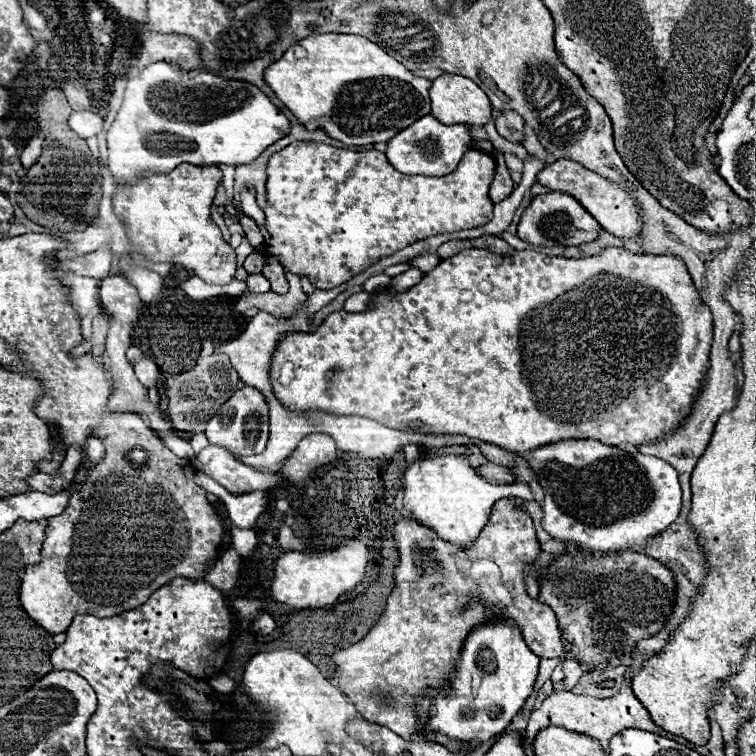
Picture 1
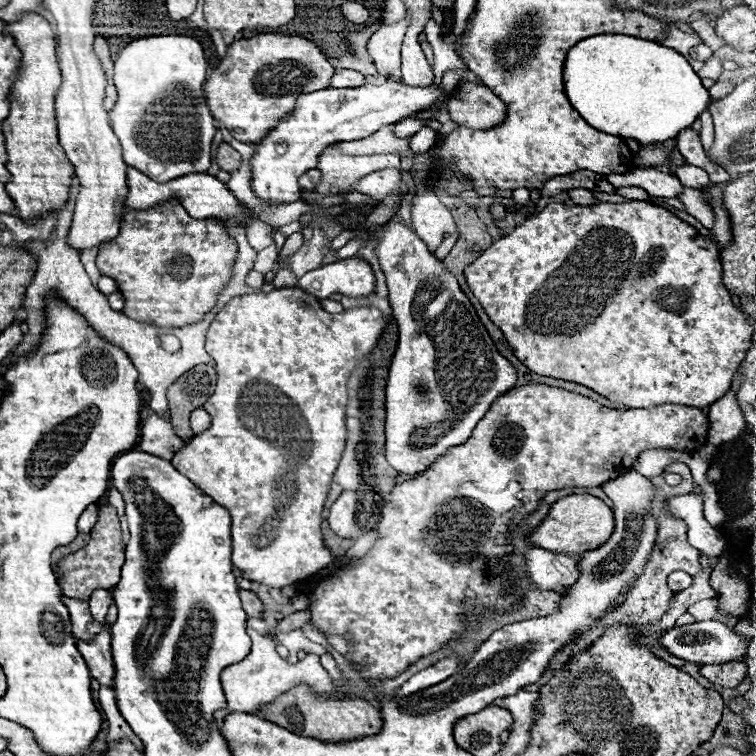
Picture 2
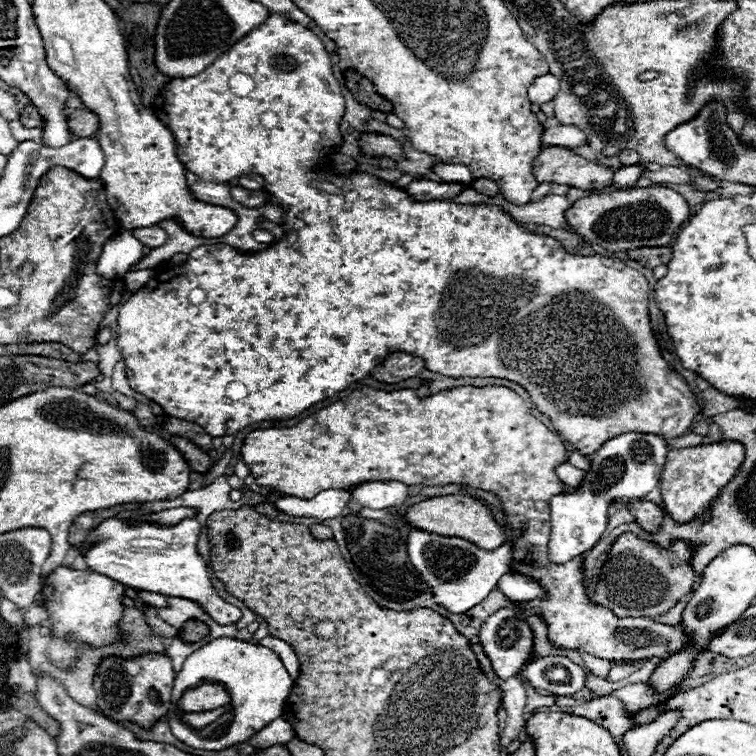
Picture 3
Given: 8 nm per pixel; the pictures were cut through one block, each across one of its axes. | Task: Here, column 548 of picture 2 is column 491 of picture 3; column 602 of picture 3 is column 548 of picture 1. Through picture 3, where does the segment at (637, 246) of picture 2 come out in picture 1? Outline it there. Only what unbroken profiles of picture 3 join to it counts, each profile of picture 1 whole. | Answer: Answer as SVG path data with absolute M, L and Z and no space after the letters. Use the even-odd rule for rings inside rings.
M470 248L470 250L464 250L456 256L452 256L450 260L442 260L432 272L424 274L424 278L412 286L408 292L404 294L396 294L394 298L390 298L390 294L386 290L380 290L378 294L374 292L372 294L372 300L370 300L370 306L366 312L362 314L350 314L350 312L334 312L330 314L324 324L316 330L316 332L292 332L288 336L282 338L282 342L278 344L276 352L274 352L274 358L272 358L272 388L276 392L276 396L286 404L290 406L290 410L312 410L312 408L320 408L320 410L326 410L330 414L354 414L354 416L366 416L366 418L374 418L386 426L394 426L394 428L412 428L412 430L418 430L418 432L424 432L424 434L462 434L462 436L468 436L468 438L478 438L478 440L484 440L484 442L490 442L490 444L496 444L504 450L510 450L510 452L528 452L528 450L534 450L538 446L544 446L544 444L550 444L550 442L558 442L558 440L568 440L568 438L594 438L594 440L600 440L604 444L610 444L610 446L620 446L620 444L634 444L634 446L642 446L646 442L656 442L656 440L662 440L662 438L668 438L672 434L678 432L678 428L686 422L686 418L690 416L690 410L696 402L696 398L700 396L702 388L704 388L704 382L706 382L706 372L710 368L708 364L708 358L710 358L710 346L712 346L712 314L708 310L708 306L700 300L694 284L692 284L692 278L684 266L684 262L680 258L674 258L674 256L654 256L654 254L632 254L624 248L606 248L600 256L592 256L592 258L558 258L558 256L544 256L538 254L538 252L532 252L532 250L516 250L512 256L502 256L502 254L494 254L494 252L488 252L488 250L482 250L482 248Z

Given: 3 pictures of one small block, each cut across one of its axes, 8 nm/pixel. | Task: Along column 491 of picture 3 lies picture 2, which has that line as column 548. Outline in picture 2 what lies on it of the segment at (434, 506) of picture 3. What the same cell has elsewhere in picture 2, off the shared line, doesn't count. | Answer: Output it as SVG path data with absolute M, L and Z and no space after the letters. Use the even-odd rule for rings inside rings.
M572 494L556 500L548 512L548 516L528 534L532 546L546 548L552 552L564 554L584 554L606 542L614 530L614 514L612 510L596 496L588 494Z

